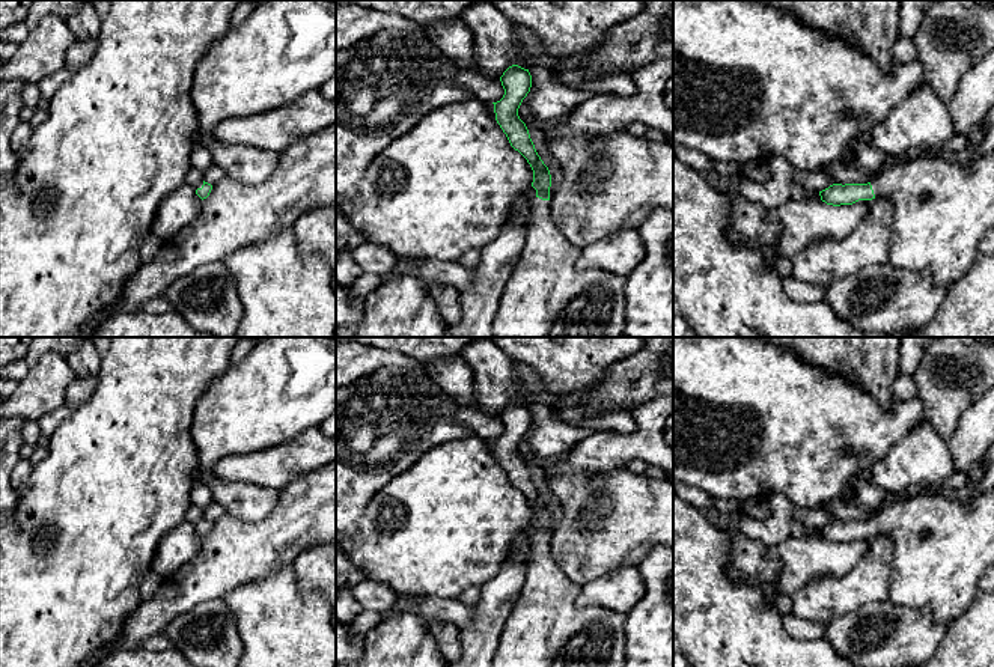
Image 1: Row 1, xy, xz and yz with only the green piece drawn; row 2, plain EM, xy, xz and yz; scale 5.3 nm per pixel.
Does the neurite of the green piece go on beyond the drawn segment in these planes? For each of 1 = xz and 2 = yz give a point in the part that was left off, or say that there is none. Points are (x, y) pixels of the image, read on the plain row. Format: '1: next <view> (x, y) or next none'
1: next xz (545, 628)
2: next yz (942, 547)

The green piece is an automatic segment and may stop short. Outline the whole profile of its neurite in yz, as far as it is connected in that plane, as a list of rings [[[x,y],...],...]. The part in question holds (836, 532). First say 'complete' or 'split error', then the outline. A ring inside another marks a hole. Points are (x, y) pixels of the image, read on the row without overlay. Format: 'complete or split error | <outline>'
split error | [[[994,488],[967,500],[940,495],[908,498],[872,519],[833,521],[819,533],[833,544],[889,533],[895,544],[889,601],[913,610],[929,610],[934,620],[950,623],[973,604],[979,578],[994,565]]]

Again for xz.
split error | [[[512,402],[500,419],[505,432],[492,440],[495,458],[511,483],[530,501],[536,535],[530,539],[526,580],[503,628],[492,667],[624,667],[627,614],[578,607],[583,587],[551,556],[551,512],[518,453],[532,413]]]

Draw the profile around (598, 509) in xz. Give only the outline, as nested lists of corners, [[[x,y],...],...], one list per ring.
[[[596,489],[592,503],[580,513],[581,525],[595,525],[607,518],[610,512],[610,498],[602,489]]]

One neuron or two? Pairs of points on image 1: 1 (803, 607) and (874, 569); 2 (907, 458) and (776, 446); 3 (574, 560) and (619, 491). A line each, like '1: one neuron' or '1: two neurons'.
1: one neuron
2: two neurons
3: one neuron

